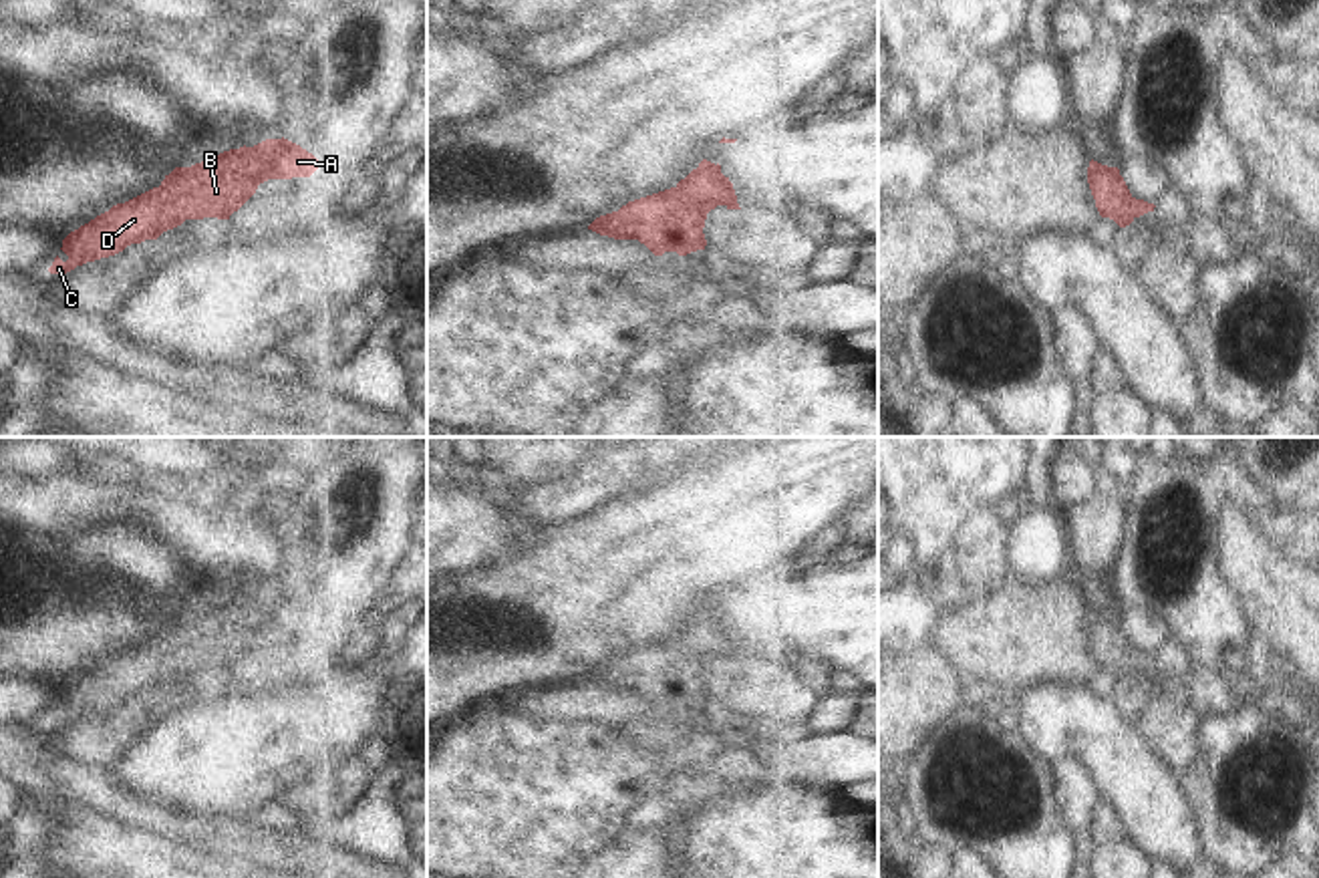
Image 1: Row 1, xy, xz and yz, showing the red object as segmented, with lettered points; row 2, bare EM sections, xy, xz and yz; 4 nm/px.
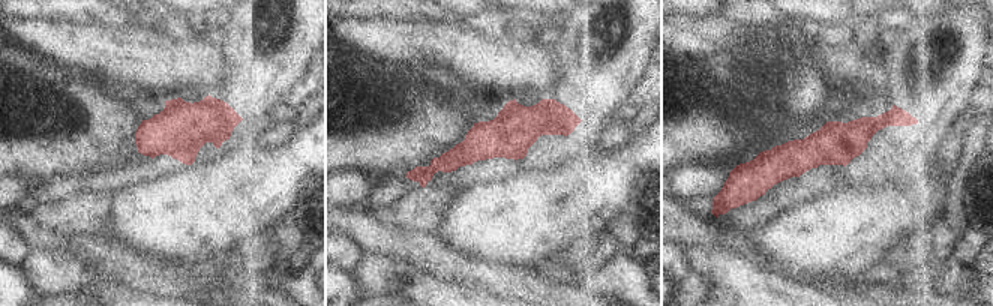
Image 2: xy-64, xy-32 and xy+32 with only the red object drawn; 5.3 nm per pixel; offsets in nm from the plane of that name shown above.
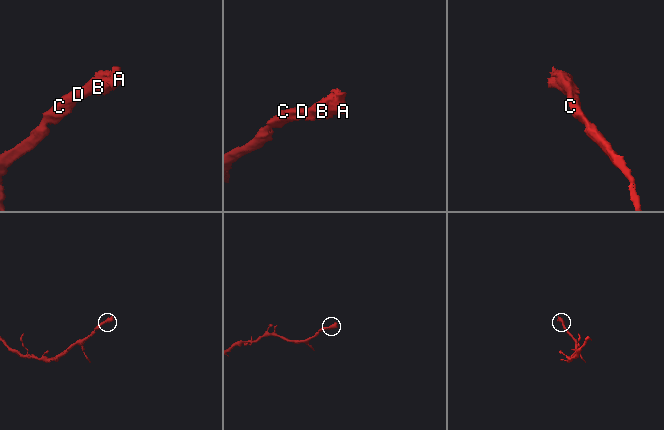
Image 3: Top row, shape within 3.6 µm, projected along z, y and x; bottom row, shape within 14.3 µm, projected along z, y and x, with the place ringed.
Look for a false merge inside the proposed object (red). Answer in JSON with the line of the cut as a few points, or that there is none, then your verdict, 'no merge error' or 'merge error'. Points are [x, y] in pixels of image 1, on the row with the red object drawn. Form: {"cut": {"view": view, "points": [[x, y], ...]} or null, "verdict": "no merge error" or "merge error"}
{"cut": null, "verdict": "no merge error"}

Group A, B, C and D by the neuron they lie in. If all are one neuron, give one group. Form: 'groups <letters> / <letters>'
groups A B C D

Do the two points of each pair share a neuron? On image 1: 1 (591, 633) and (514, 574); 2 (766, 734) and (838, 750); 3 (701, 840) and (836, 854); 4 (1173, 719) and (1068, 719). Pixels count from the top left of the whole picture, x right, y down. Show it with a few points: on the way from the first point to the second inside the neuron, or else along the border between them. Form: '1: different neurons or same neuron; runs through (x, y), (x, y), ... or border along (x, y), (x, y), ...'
1: same neuron; runs through (572, 615), (568, 611), (550, 611), (532, 593)
2: same neuron; runs through (784, 744), (820, 750)
3: same neuron; runs through (736, 854), (802, 854)
4: different neurons; border along (1134, 715), (1134, 727), (1160, 760)

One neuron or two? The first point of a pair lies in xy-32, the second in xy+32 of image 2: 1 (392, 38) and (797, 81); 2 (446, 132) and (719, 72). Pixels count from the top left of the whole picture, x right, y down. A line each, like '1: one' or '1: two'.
1: two
2: two

